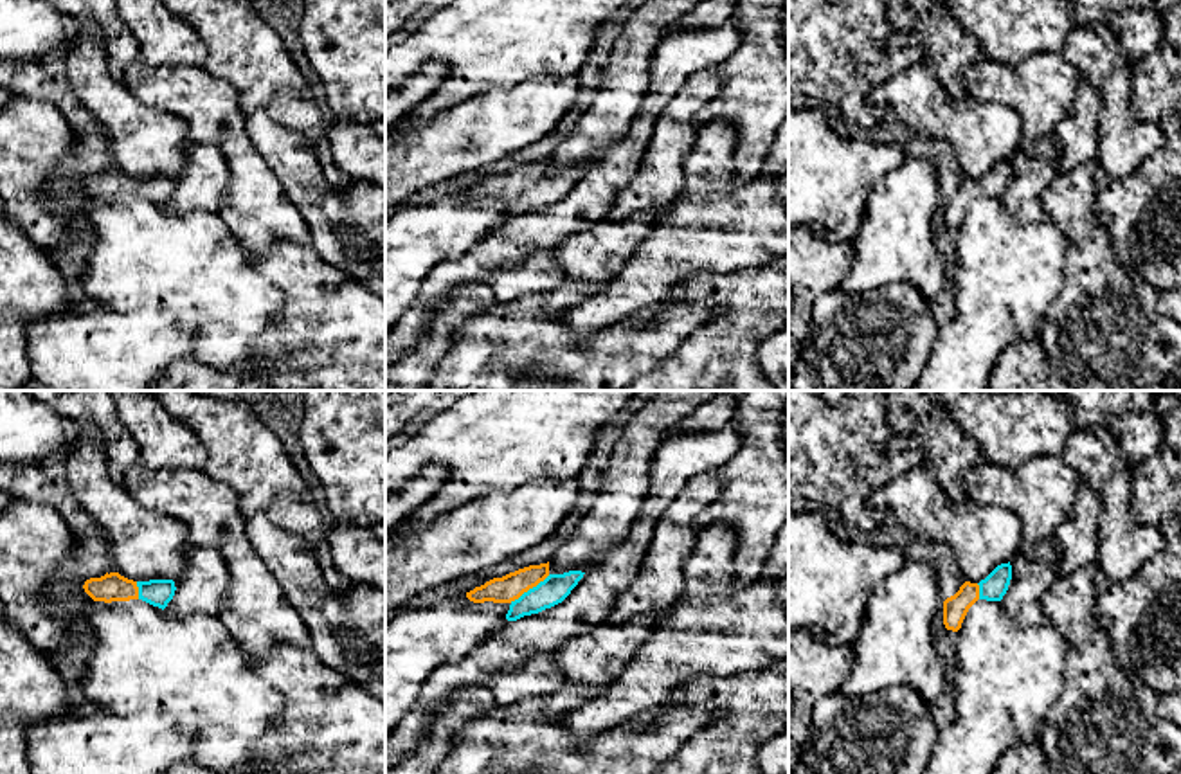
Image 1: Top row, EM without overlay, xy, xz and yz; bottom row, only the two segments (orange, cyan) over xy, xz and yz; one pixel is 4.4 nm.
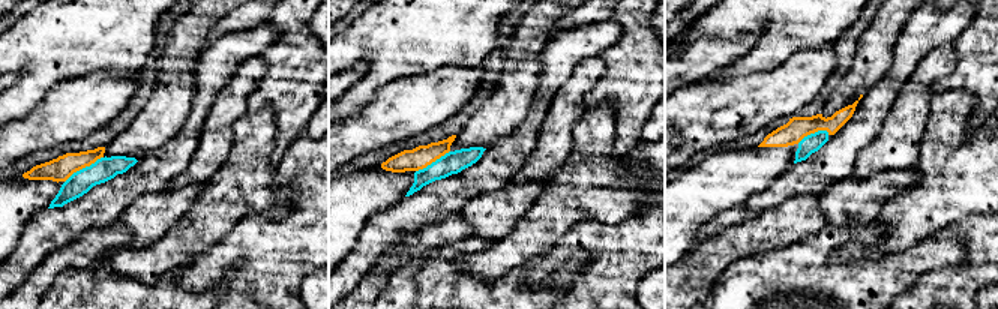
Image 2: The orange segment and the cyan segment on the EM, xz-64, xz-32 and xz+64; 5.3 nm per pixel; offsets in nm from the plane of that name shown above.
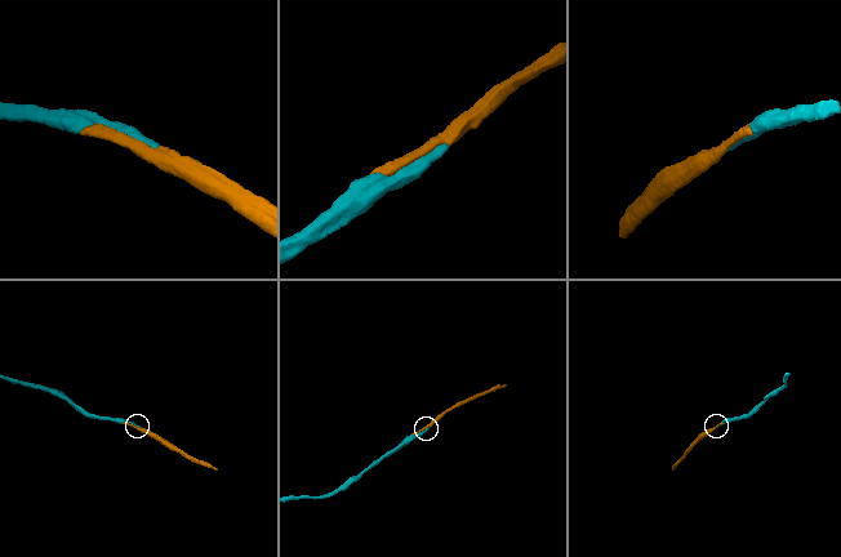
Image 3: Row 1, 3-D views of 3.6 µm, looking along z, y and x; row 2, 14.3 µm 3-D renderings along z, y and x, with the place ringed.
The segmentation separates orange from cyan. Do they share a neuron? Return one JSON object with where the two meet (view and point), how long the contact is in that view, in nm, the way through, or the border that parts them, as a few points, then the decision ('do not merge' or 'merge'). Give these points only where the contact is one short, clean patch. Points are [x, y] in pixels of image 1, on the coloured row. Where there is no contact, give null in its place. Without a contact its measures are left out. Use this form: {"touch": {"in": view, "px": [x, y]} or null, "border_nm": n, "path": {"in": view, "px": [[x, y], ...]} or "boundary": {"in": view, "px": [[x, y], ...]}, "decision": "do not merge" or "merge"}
{"touch": {"in": "xz", "px": [530, 587]}, "border_nm": 220, "decision": "merge"}

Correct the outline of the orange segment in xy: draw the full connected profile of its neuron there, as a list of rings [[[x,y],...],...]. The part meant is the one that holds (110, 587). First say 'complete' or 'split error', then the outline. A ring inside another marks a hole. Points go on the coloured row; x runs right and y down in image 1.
split error; [[[106,572],[101,578],[90,578],[85,581],[83,589],[94,601],[112,603],[142,599],[162,610],[173,599],[176,590],[173,580],[133,581],[119,572]]]

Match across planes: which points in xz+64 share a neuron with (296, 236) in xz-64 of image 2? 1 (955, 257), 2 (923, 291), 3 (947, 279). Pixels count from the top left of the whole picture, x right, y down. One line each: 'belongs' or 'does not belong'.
1: does not belong
2: belongs
3: belongs

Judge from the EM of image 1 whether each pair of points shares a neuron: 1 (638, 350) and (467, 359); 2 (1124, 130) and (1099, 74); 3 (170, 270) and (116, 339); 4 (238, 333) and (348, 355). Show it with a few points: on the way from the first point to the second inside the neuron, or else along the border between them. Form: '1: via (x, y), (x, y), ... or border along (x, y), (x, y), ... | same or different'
1: via (595, 371), (551, 371), (537, 359), (510, 359) | same
2: via (1117, 116), (1117, 92), (1113, 89) | same
3: border along (107, 305), (121, 312), (152, 306), (179, 324) | different
4: border along (285, 301), (256, 344), (247, 371) | different

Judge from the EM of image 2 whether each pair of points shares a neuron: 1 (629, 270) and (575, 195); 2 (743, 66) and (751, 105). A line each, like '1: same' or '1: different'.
1: different
2: different

